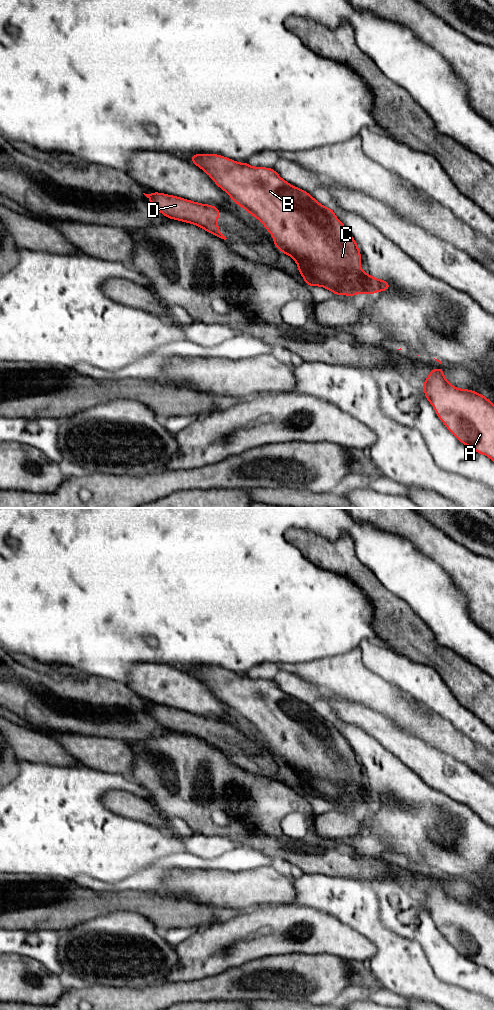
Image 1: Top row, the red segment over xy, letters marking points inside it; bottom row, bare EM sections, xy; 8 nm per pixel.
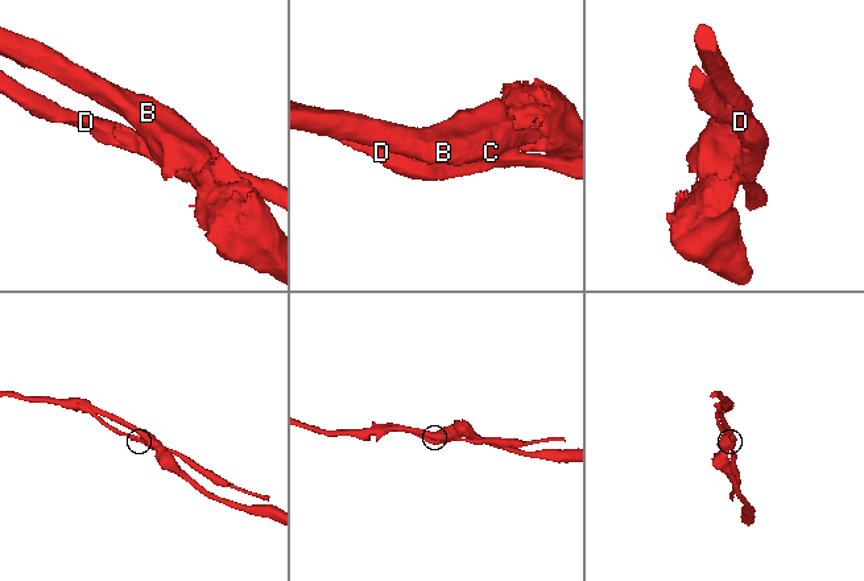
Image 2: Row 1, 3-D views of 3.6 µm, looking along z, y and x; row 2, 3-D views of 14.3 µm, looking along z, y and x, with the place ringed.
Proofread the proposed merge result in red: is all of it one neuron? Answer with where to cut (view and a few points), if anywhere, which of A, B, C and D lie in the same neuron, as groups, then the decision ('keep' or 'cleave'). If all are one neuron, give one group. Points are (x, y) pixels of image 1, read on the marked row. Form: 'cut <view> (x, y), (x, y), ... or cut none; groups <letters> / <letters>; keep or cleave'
cut xy (298, 265), (331, 283), (346, 278), (356, 280), (367, 274); groups A B C / D; cleave

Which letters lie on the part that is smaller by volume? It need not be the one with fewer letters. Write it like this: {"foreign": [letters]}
{"foreign": ["D"]}

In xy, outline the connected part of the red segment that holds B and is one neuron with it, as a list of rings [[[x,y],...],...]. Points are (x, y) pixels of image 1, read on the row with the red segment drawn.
[[[194,154],[189,159],[207,173],[233,202],[256,217],[273,236],[273,244],[291,256],[298,266],[311,269],[316,277],[331,284],[337,284],[346,278],[356,281],[360,276],[368,274],[361,269],[361,252],[356,241],[335,216],[333,208],[323,206],[305,190],[289,184],[271,167],[252,167],[247,162],[238,163],[218,154]]]

